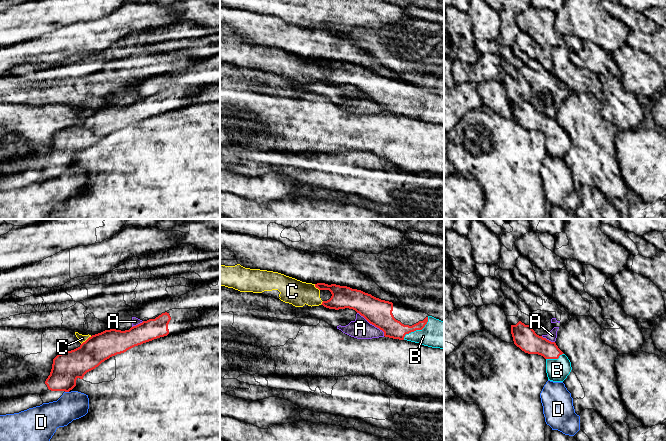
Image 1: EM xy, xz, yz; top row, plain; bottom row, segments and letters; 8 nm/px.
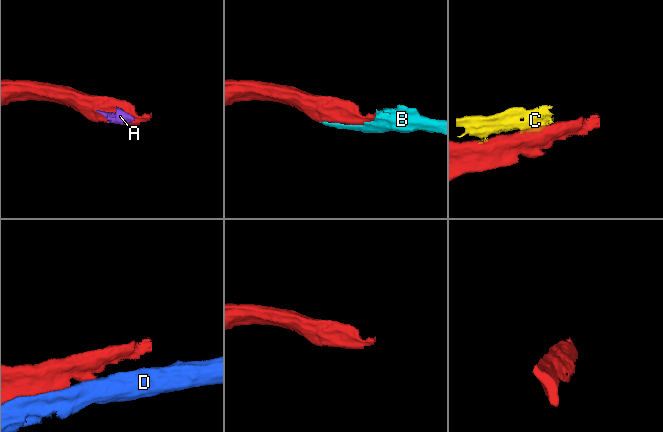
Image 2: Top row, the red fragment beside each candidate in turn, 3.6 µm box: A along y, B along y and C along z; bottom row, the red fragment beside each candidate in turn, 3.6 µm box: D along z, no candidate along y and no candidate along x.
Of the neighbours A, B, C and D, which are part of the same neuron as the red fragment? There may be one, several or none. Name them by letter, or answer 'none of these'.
B

